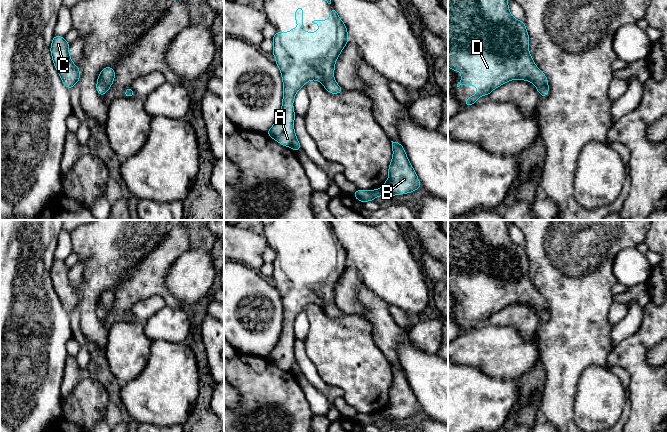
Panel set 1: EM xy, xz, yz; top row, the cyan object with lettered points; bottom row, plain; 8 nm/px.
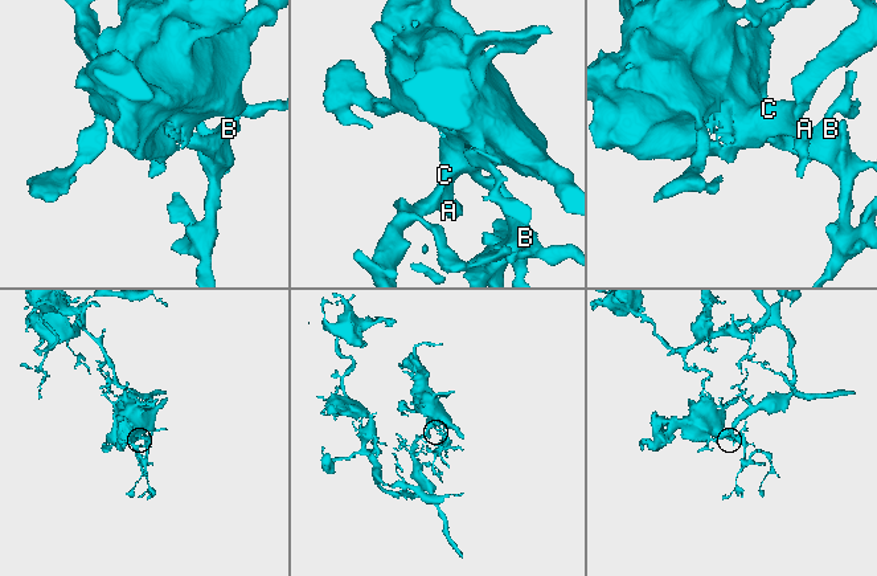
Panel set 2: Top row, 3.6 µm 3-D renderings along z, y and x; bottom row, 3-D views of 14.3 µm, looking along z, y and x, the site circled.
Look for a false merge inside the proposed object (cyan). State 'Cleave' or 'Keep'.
Keep

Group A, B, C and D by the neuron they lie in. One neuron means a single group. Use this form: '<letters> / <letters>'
A B C D

